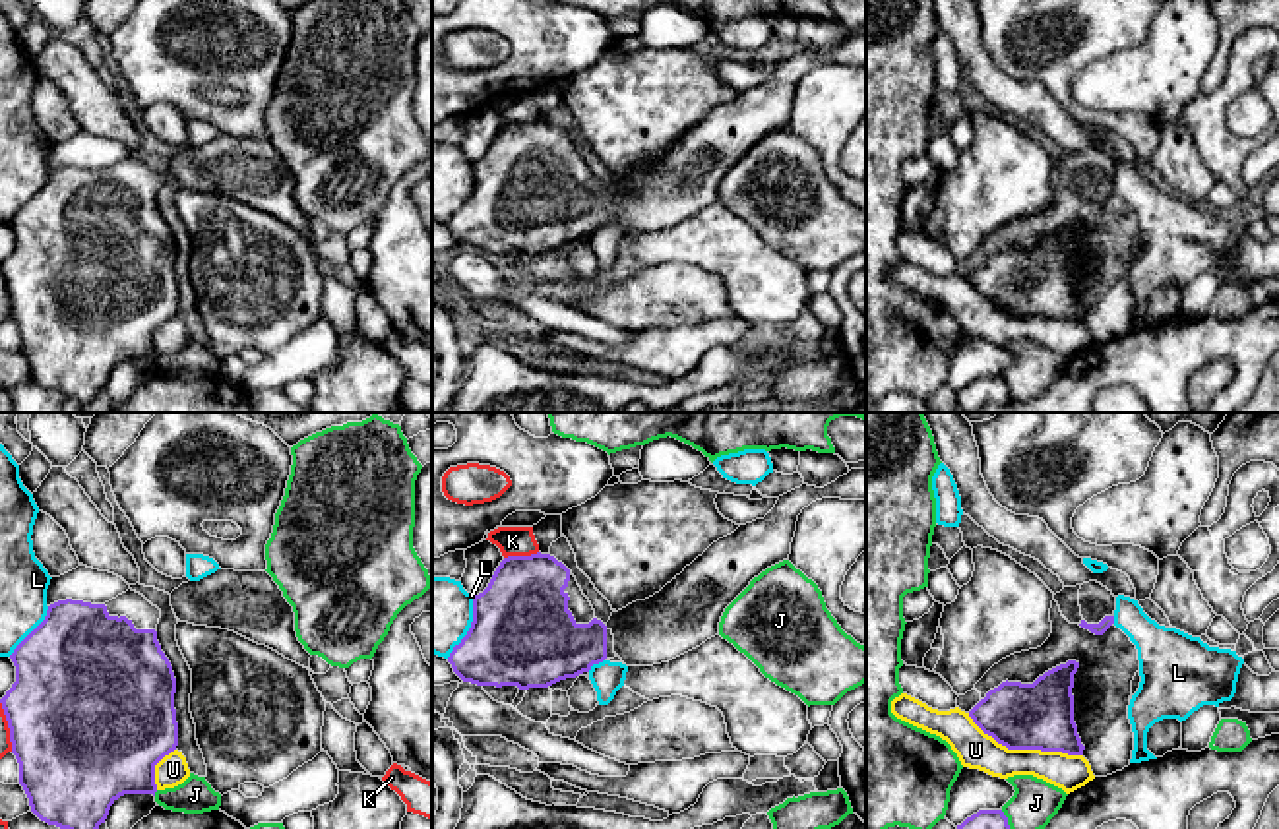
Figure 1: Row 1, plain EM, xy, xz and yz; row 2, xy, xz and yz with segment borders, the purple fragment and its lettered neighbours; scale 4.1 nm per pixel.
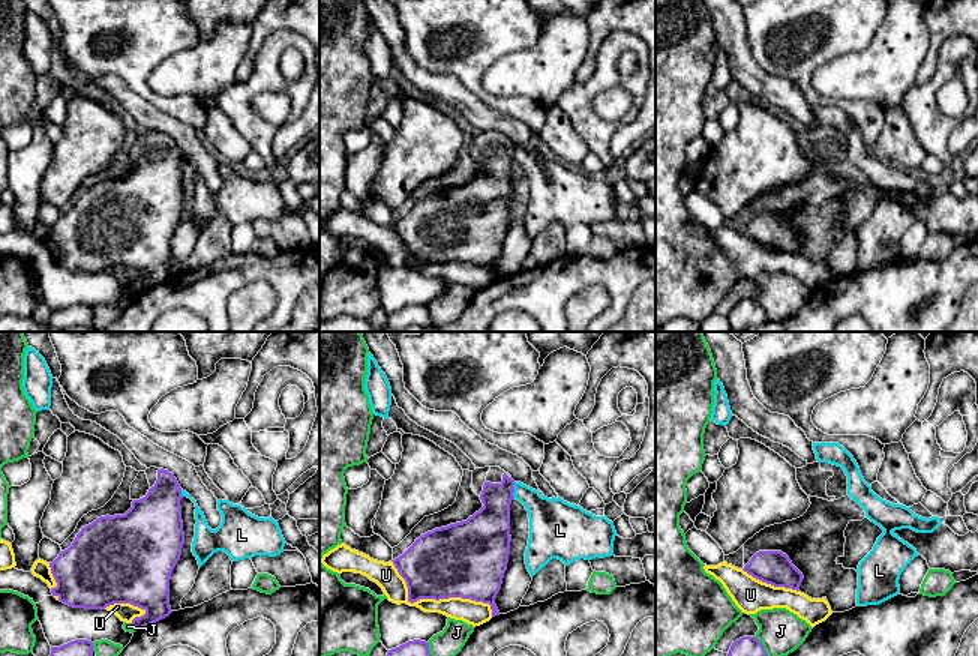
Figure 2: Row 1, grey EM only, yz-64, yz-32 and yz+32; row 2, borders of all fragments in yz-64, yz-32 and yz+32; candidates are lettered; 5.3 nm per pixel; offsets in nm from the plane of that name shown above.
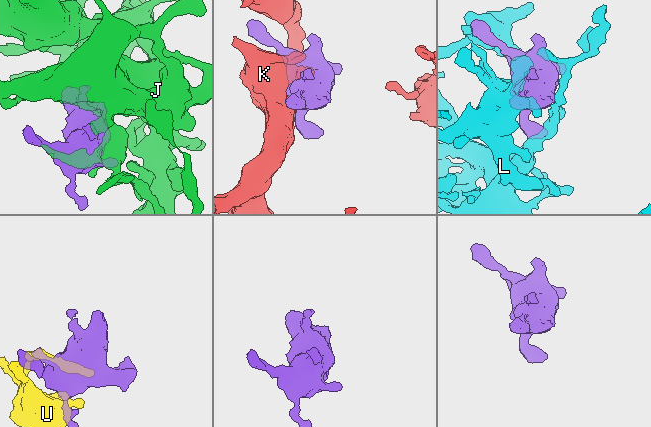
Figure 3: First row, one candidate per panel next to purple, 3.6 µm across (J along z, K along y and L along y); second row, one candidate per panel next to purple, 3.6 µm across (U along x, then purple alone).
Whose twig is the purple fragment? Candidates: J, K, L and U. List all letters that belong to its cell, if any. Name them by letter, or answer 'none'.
none

